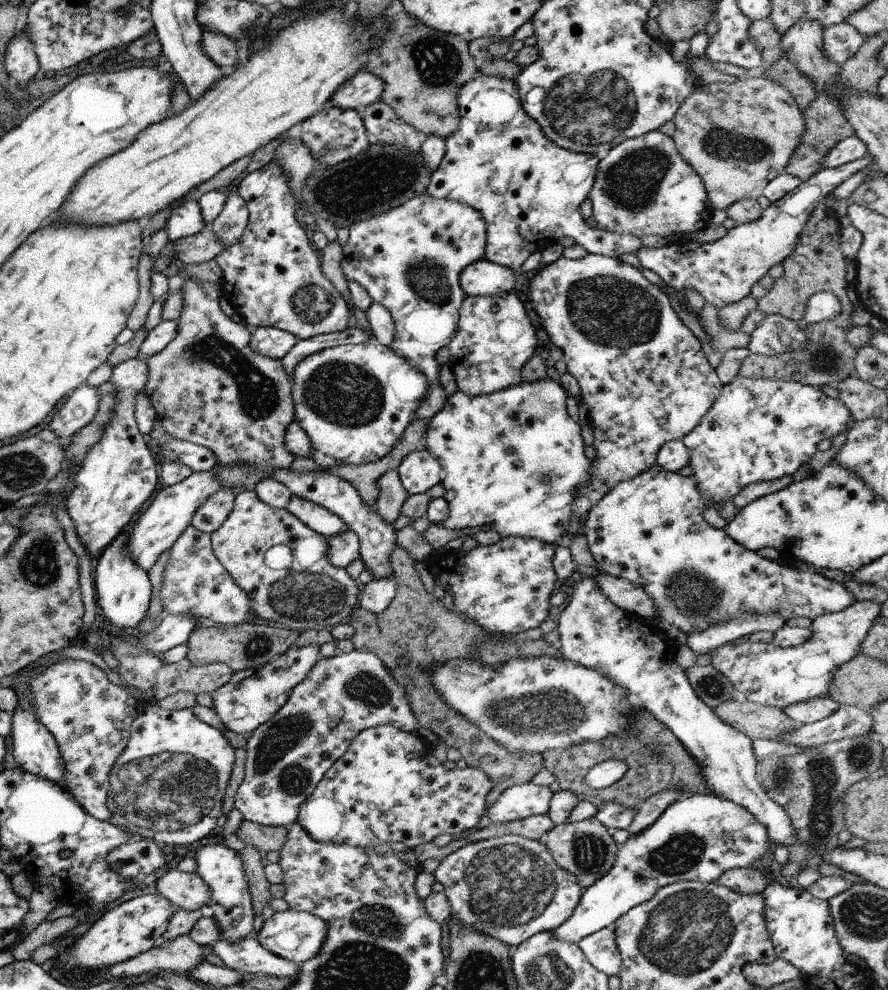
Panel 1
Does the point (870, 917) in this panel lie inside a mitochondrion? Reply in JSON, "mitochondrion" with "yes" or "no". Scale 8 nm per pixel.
{"mitochondrion":"yes"}

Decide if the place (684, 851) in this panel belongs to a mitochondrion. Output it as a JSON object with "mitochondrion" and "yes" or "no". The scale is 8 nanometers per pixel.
{"mitochondrion":"yes"}

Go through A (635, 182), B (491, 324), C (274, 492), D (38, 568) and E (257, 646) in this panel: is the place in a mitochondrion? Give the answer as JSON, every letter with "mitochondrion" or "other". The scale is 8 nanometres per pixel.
{"A":"mitochondrion","B":"other","C":"other","D":"mitochondrion","E":"mitochondrion"}

